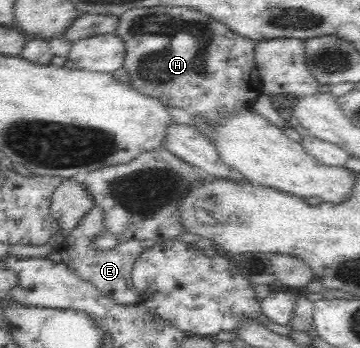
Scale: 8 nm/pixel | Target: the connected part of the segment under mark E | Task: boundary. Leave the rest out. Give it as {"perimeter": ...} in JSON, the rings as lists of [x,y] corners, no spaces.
{"perimeter":[[[94,208],[83,217],[81,223],[70,233],[65,235],[64,241],[67,249],[61,249],[62,263],[82,280],[91,283],[103,296],[110,297],[119,305],[137,304],[140,293],[132,283],[131,274],[134,263],[142,254],[143,249],[140,242],[133,239],[122,244],[117,244],[113,249],[98,251],[94,247],[94,239],[100,236],[103,227],[103,212],[101,208]]]}

